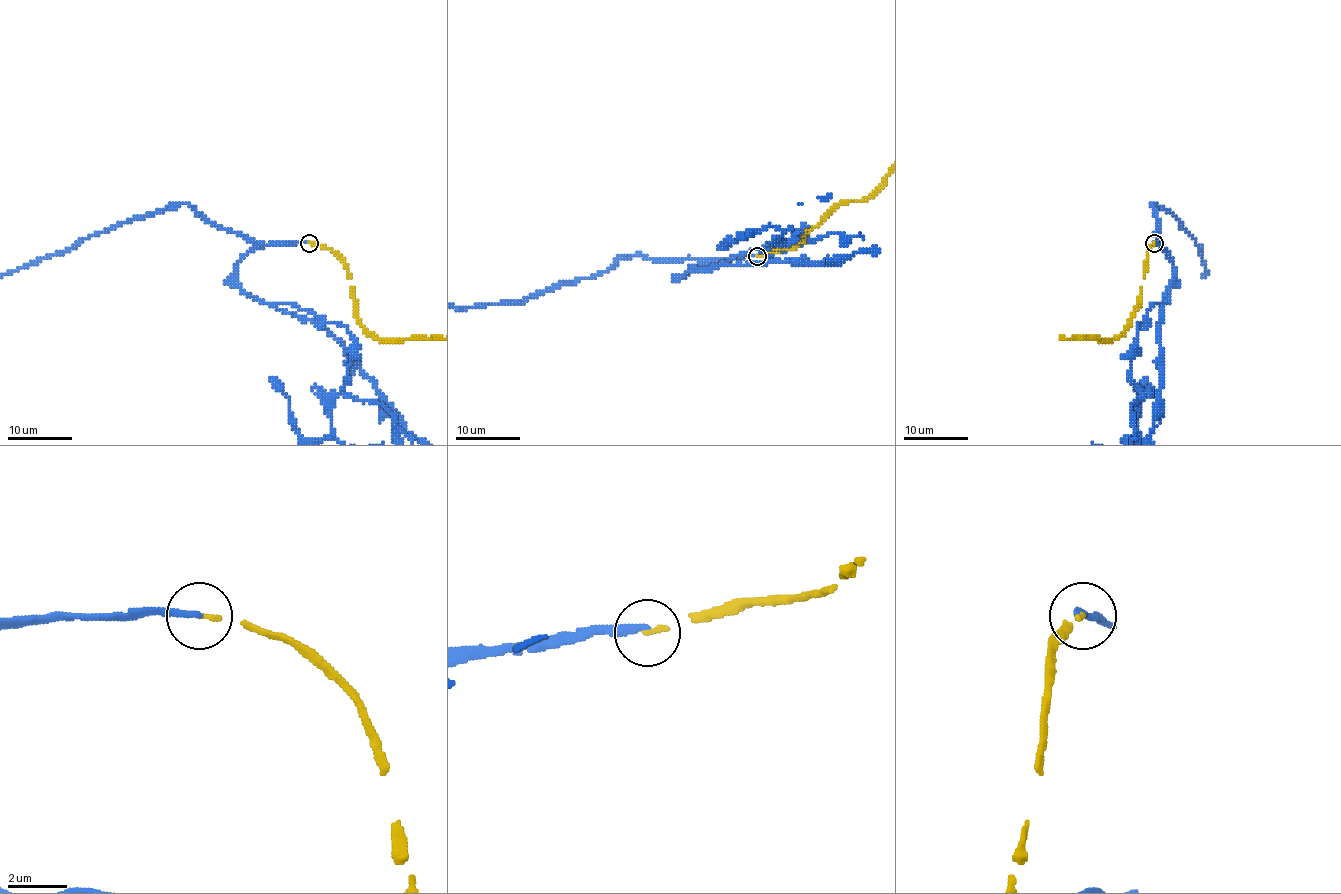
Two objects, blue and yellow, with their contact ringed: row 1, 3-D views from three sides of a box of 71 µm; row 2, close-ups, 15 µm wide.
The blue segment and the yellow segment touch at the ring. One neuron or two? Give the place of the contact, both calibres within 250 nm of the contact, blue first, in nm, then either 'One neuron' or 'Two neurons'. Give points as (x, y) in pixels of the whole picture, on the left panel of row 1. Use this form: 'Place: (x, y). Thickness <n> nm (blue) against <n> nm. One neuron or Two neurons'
Place: (309, 243). Thickness 240 nm (blue) against 150 nm. One neuron

